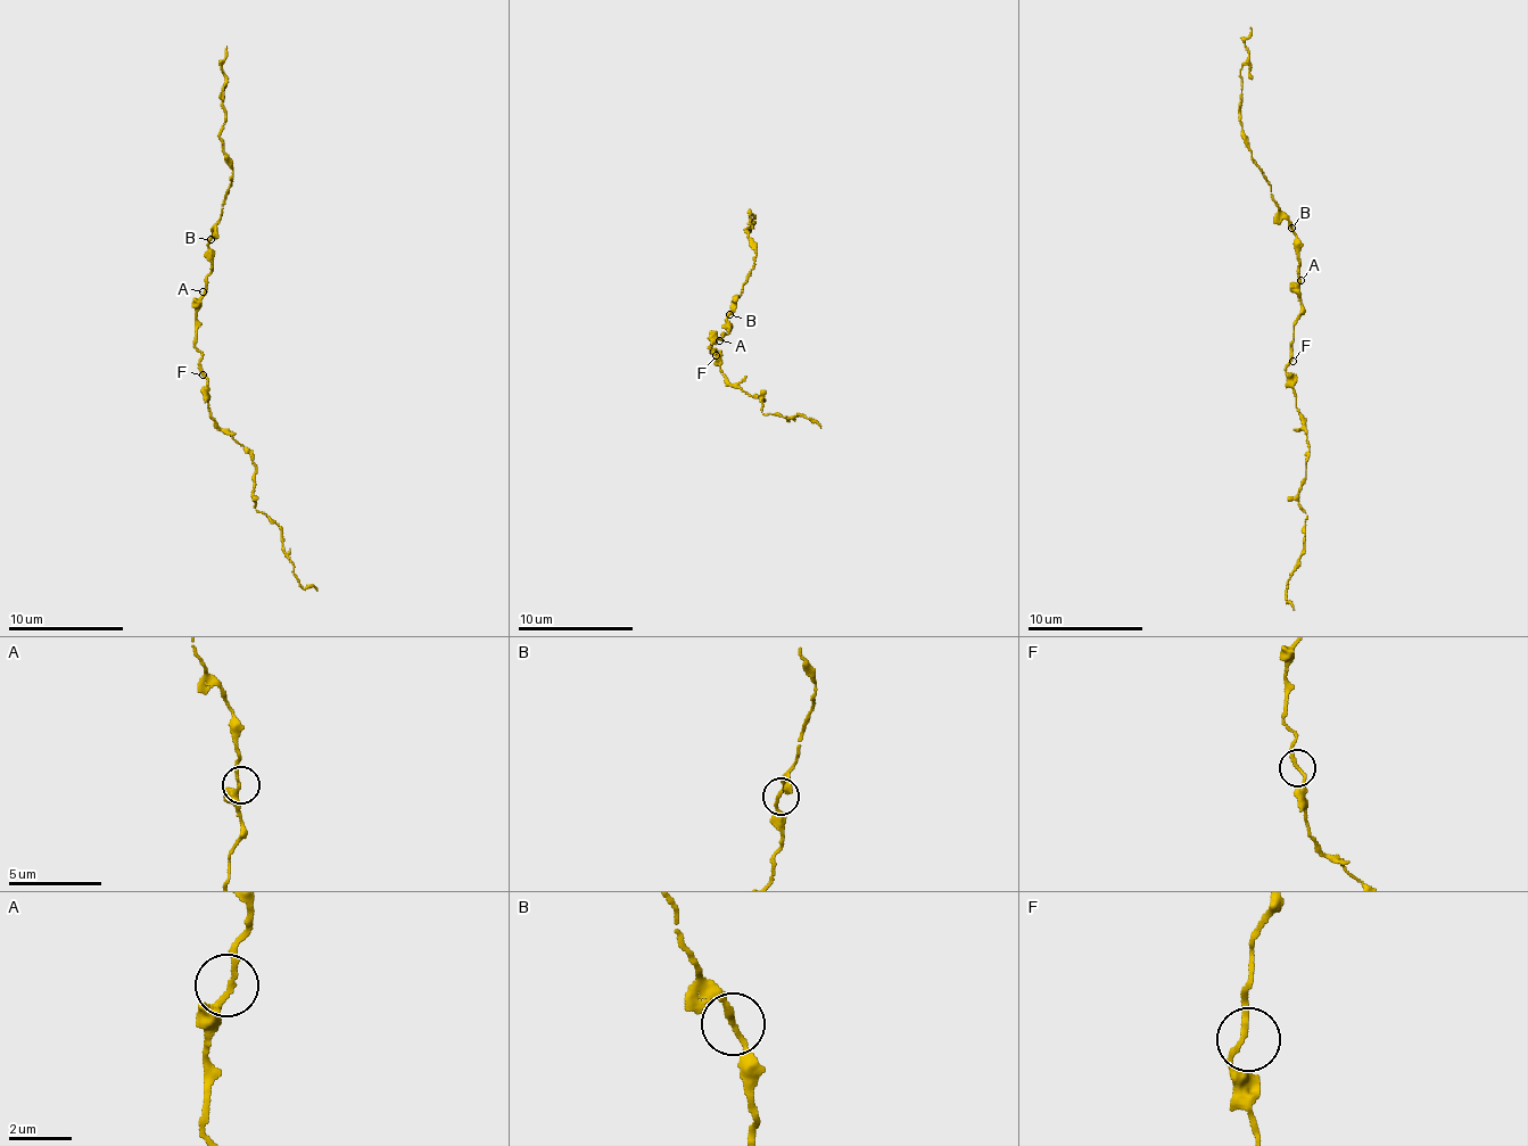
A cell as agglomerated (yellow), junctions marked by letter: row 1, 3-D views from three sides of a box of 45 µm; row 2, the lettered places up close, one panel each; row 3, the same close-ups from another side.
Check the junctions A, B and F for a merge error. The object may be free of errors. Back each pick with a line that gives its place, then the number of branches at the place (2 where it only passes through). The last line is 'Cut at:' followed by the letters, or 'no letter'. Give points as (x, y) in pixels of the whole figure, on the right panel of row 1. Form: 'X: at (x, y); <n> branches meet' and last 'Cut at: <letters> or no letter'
Cut at: no letter

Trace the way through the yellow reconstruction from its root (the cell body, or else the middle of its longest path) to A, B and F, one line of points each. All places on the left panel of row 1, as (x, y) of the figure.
A: (197, 324), (203, 291)
B: (197, 324), (200, 295), (212, 273), (208, 241), (212, 239)
F: (197, 324), (195, 347), (200, 355), (203, 374)

